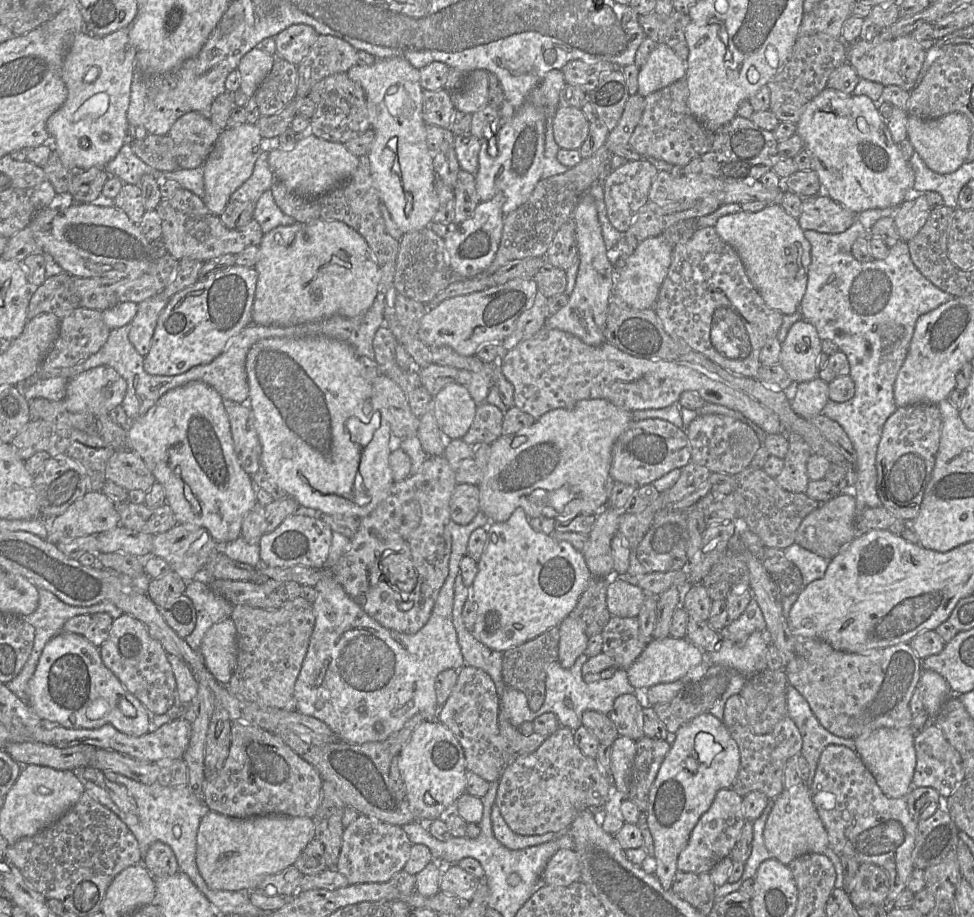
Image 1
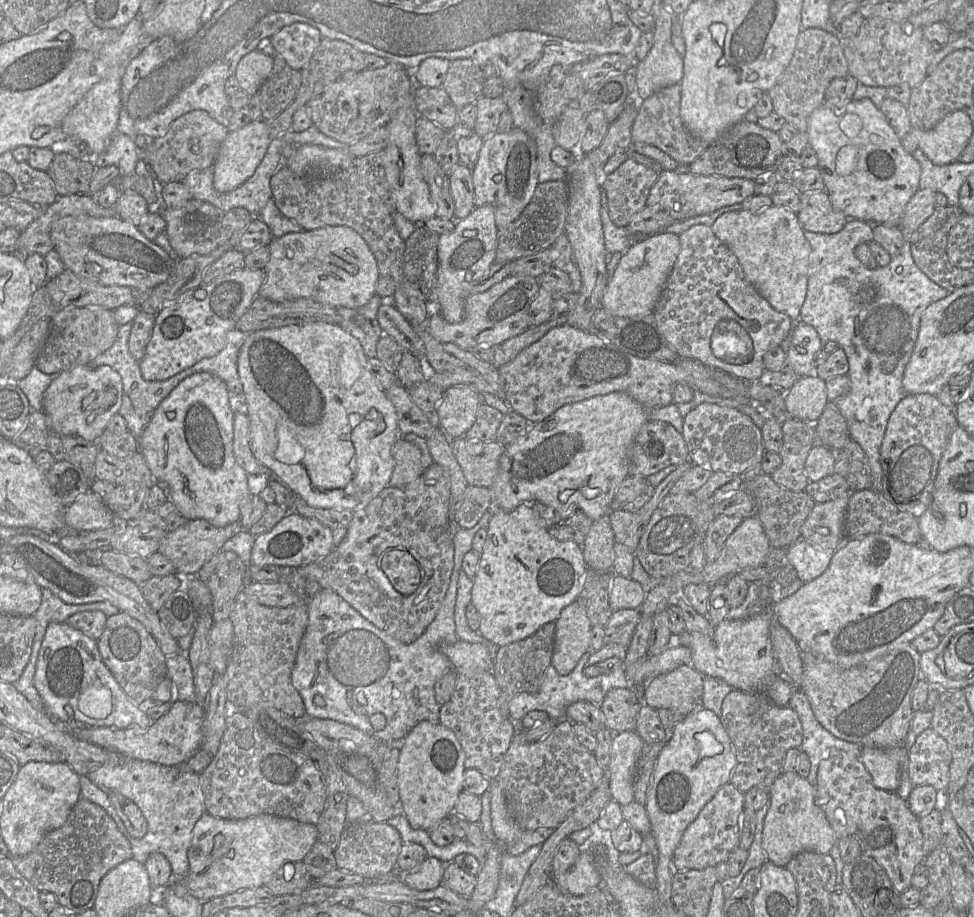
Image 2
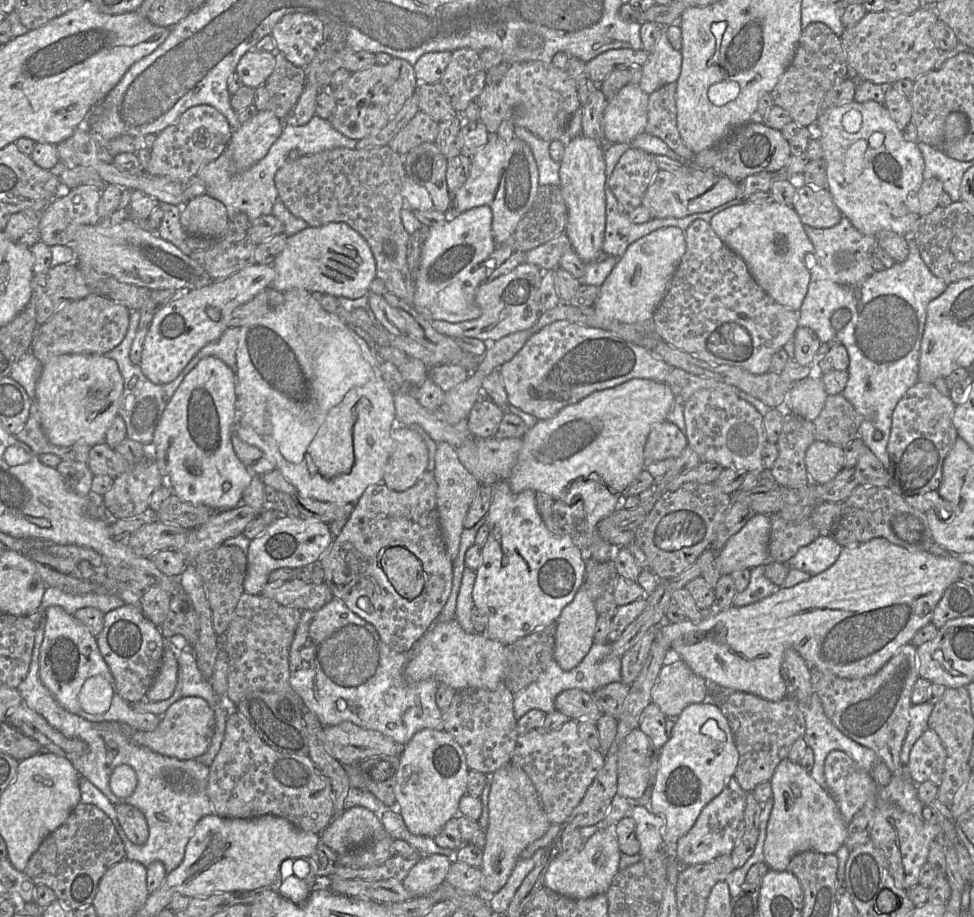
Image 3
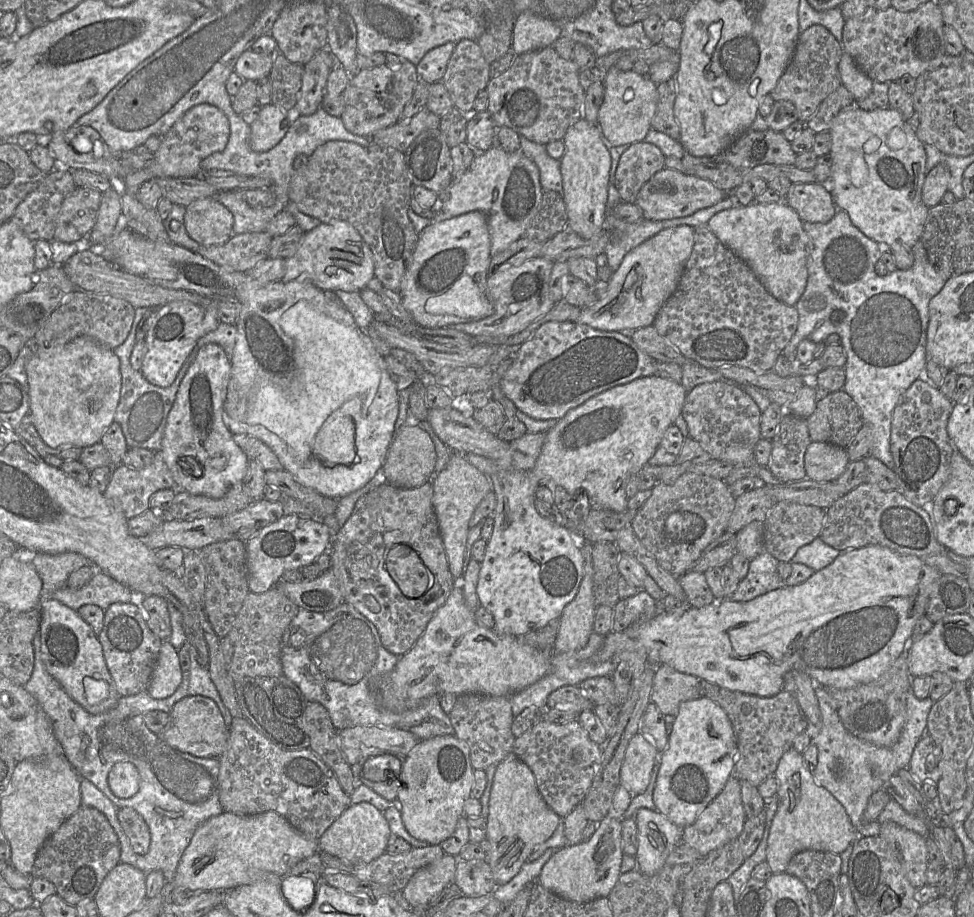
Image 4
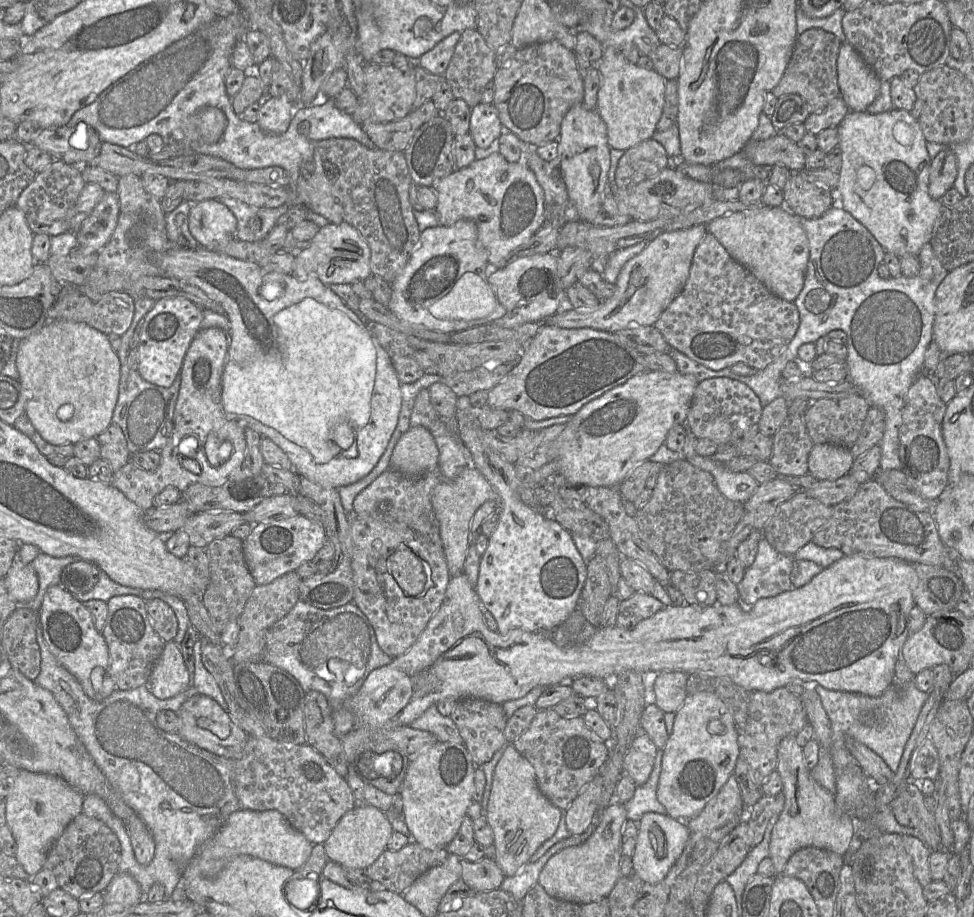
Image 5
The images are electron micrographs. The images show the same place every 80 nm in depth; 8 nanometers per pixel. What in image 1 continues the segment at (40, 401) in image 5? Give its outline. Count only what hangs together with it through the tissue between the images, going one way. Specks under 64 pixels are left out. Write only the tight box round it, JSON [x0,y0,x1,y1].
[63,366,126,417]

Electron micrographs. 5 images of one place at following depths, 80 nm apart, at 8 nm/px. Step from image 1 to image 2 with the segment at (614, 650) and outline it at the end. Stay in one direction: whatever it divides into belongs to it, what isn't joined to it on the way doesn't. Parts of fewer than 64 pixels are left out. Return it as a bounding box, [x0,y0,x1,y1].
[604,609,641,648]

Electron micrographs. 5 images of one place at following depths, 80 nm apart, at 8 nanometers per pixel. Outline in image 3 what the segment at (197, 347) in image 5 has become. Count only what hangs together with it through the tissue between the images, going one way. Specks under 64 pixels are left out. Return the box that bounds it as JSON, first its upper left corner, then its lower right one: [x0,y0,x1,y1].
[149,356,253,511]

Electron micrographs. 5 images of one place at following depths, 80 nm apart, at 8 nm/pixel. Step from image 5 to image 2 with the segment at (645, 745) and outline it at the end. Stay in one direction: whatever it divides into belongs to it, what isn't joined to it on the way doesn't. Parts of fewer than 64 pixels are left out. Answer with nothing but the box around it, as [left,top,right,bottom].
[607,731,644,806]

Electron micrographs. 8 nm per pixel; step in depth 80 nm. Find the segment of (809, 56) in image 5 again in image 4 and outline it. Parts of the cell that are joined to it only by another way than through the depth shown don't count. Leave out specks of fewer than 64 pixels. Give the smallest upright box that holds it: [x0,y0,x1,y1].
[769,24,843,124]

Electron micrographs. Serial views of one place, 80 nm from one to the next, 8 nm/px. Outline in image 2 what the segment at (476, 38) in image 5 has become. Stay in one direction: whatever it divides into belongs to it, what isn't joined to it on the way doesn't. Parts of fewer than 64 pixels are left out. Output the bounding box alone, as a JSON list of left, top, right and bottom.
[442,59,484,110]

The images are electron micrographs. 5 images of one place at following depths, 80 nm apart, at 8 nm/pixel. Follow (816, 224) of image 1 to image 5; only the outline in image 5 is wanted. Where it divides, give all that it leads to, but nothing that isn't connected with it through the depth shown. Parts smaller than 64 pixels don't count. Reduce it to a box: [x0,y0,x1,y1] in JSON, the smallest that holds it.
[783,173,832,219]

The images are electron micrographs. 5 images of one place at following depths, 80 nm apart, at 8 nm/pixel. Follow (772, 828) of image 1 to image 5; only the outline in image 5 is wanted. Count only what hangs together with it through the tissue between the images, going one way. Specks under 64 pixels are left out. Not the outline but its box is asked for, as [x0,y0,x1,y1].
[768,735,854,876]

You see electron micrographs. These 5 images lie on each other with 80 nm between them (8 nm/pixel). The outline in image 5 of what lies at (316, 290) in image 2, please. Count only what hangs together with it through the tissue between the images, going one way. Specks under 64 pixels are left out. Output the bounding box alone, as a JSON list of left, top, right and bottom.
[291,223,371,284]

